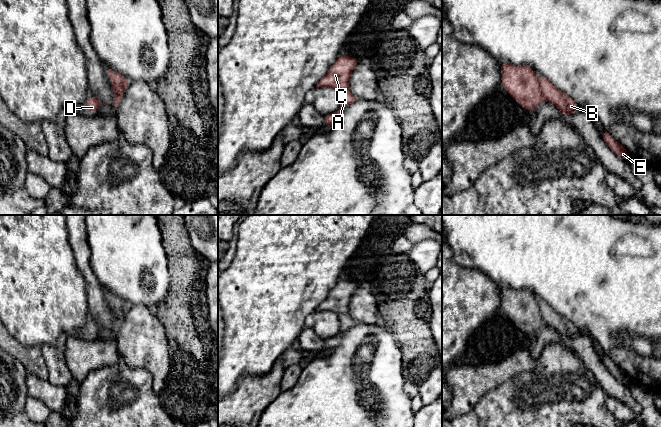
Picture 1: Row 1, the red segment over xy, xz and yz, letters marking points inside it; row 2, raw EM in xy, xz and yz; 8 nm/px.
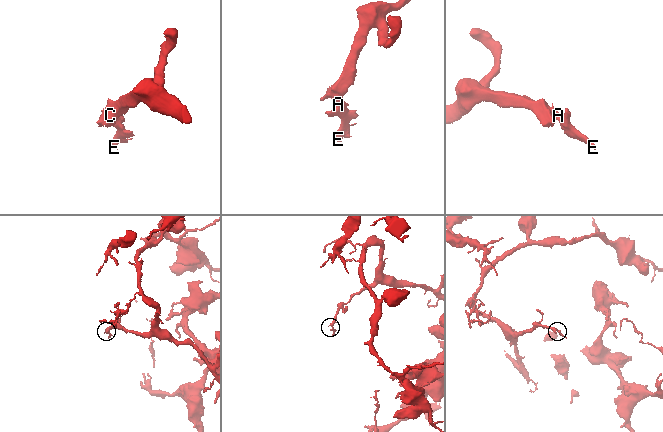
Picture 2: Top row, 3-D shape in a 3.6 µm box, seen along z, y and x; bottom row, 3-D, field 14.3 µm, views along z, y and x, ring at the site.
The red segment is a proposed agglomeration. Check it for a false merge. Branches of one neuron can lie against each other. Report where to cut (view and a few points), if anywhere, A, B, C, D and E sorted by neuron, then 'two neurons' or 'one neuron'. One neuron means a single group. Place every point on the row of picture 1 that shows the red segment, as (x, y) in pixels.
cut in yz along (538, 81), (543, 98); A B E / C D; two neurons

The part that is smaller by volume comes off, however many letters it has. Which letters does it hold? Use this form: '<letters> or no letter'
A, B, E

